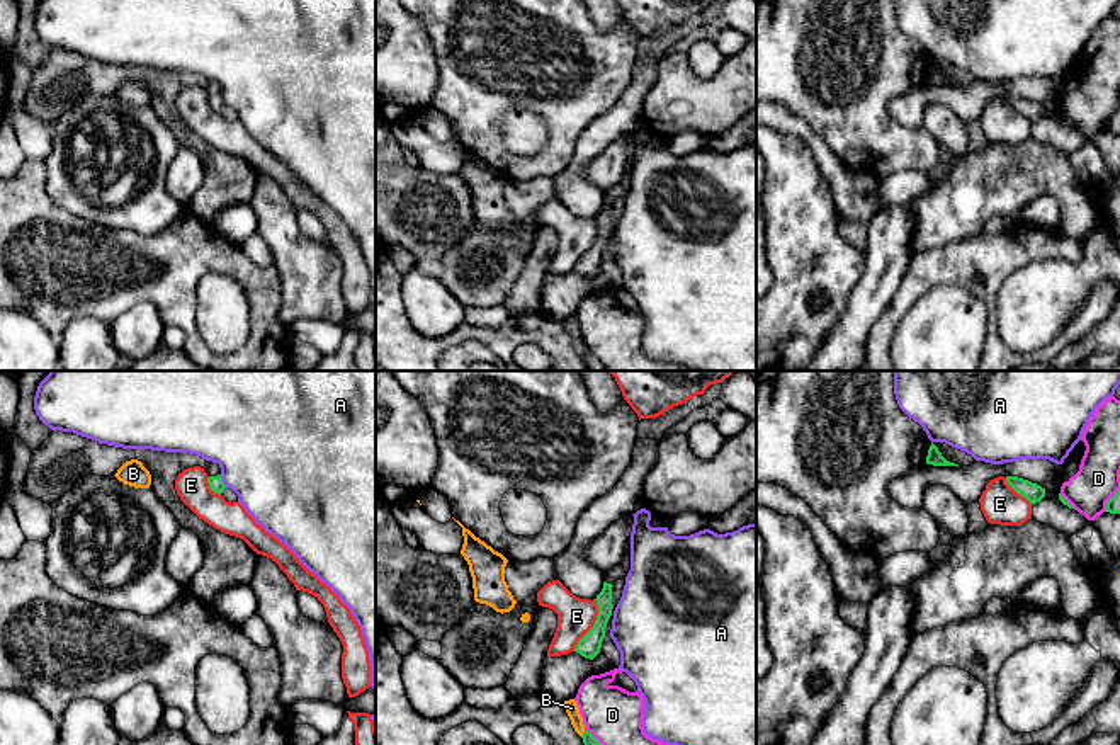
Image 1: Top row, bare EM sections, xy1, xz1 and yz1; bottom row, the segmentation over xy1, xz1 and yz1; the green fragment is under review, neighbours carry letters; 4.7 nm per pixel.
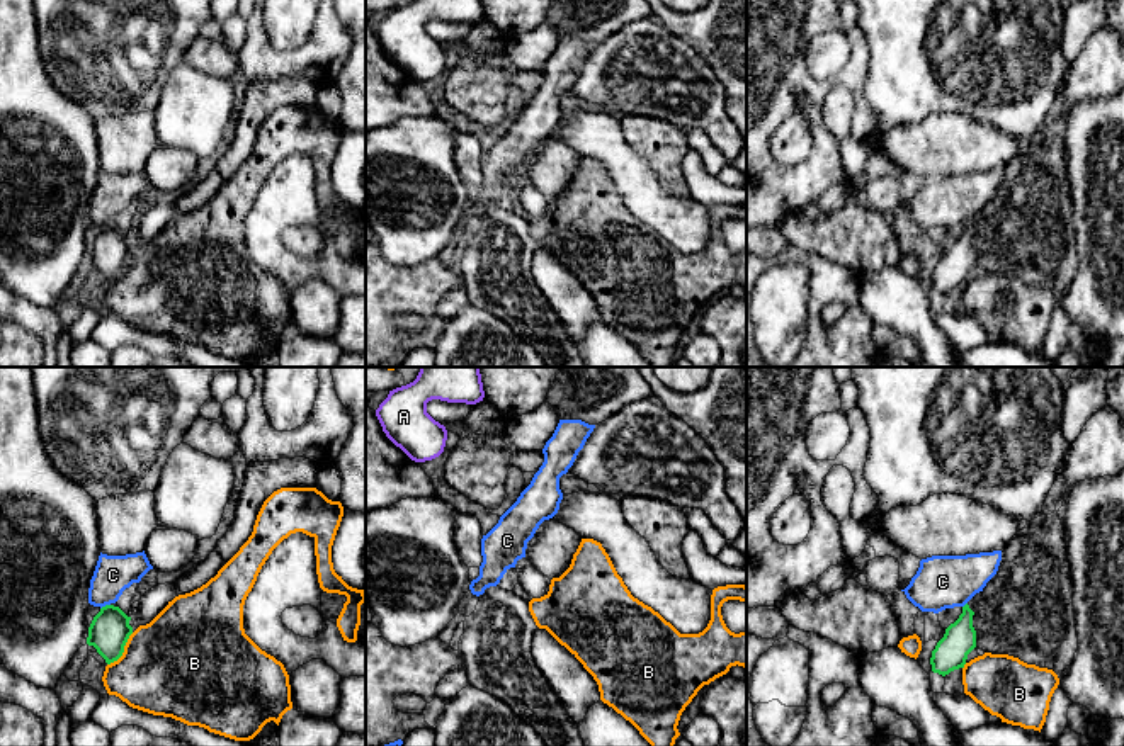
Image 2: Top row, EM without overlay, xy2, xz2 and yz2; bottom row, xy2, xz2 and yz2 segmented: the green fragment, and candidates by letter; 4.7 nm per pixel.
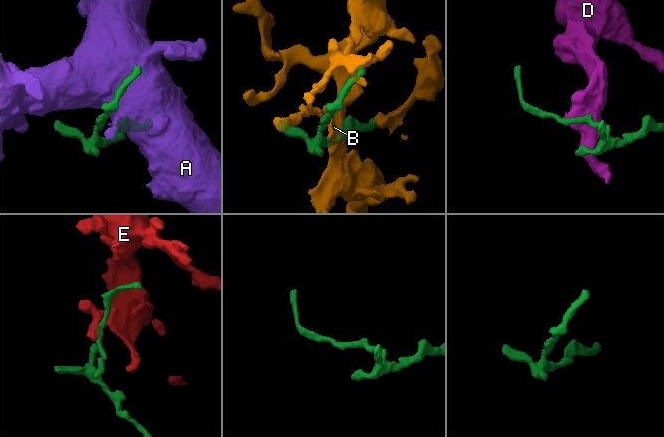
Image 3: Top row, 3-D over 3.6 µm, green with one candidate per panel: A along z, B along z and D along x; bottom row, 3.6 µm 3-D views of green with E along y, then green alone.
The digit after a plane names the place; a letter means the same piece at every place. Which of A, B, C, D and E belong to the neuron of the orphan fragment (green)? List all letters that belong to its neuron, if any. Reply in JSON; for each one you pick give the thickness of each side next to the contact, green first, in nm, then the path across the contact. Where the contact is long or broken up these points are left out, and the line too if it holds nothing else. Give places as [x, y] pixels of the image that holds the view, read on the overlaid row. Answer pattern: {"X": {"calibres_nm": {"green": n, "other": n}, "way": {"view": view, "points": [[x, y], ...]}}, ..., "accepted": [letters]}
{"accepted": []}

